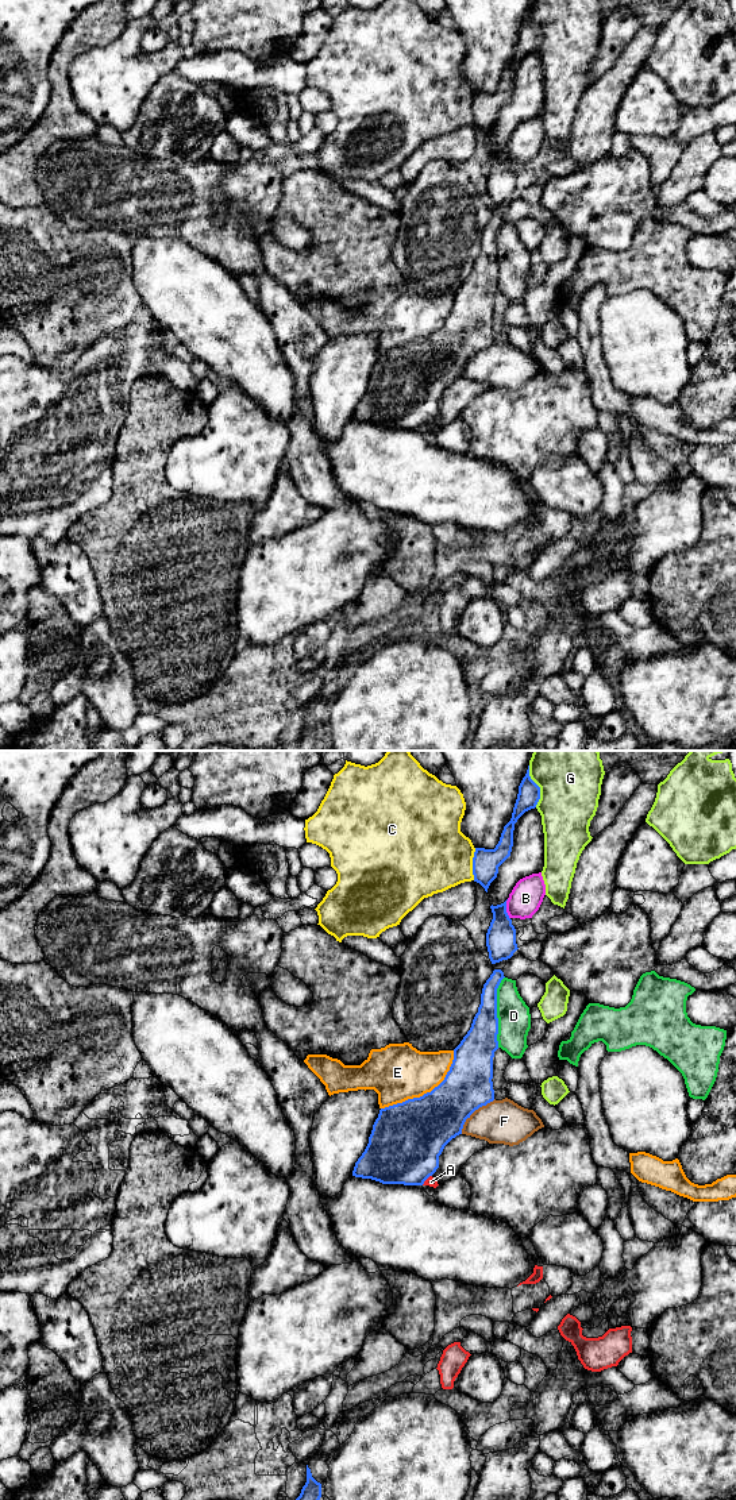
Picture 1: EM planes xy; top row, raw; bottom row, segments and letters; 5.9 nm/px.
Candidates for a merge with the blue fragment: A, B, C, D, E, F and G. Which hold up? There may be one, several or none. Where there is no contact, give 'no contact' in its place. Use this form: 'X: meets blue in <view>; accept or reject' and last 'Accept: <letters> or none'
A: meets blue in xy; reject
B: meets blue in xy; reject
C: meets blue in xy; reject
D: meets blue in xy; reject
E: meets blue in xy; reject
F: meets blue in xy; reject
G: meets blue in xy; reject
Accept: none

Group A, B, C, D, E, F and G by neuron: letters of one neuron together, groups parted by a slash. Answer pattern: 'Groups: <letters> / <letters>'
Groups: A / B / C / D / E / F / G

